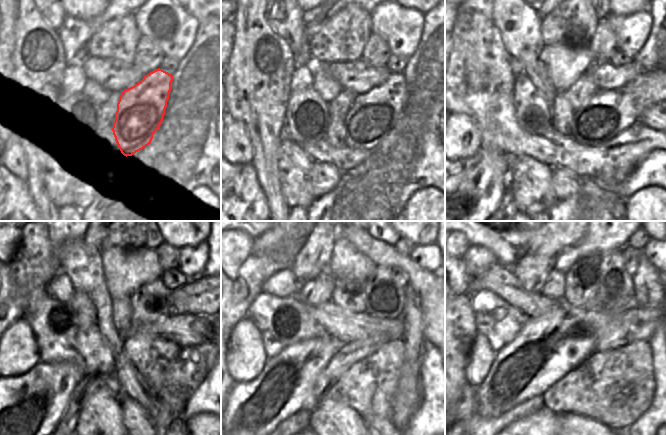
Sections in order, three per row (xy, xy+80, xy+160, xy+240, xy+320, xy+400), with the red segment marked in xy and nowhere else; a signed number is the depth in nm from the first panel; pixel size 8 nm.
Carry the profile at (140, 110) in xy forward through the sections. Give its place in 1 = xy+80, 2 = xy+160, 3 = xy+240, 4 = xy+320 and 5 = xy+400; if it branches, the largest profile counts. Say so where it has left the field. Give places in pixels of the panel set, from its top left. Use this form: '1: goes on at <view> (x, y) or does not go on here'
1: goes on at xy+80 (372, 116)
2: goes on at xy+160 (597, 122)
3: goes on at xy+240 (142, 355)
4: goes on at xy+320 (355, 383)
5: goes on at xy+400 (579, 382)

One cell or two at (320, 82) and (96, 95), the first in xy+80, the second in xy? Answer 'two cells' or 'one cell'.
one cell

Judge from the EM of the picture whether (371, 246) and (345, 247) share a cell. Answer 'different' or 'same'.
different

